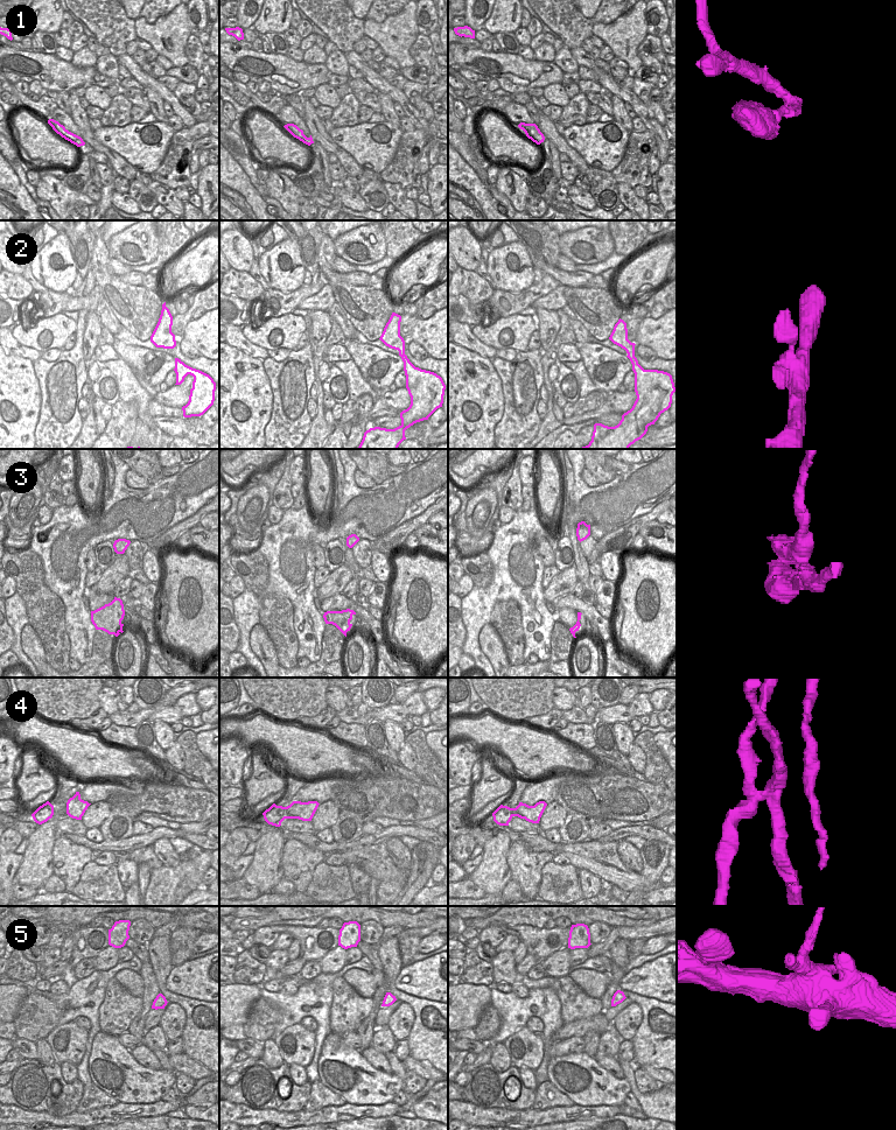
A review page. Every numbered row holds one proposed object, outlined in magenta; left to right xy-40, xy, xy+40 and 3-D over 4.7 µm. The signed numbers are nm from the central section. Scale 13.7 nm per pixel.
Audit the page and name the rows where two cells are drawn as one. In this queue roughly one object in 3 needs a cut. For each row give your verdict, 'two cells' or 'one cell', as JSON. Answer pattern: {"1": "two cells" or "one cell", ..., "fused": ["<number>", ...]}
{"1": "one cell", "2": "one cell", "3": "two cells", "4": "two cells", "5": "one cell", "fused": ["3", "4"]}

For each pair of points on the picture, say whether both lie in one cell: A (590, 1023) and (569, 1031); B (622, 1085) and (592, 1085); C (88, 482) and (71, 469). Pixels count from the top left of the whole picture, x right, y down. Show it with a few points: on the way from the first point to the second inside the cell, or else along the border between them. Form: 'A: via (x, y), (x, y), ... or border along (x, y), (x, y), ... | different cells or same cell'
A: via (586, 1024), (574, 1029) | same cell
B: via (615, 1085), (601, 1085), (599, 1082) | same cell
C: border along (77, 472), (75, 483) | different cells

